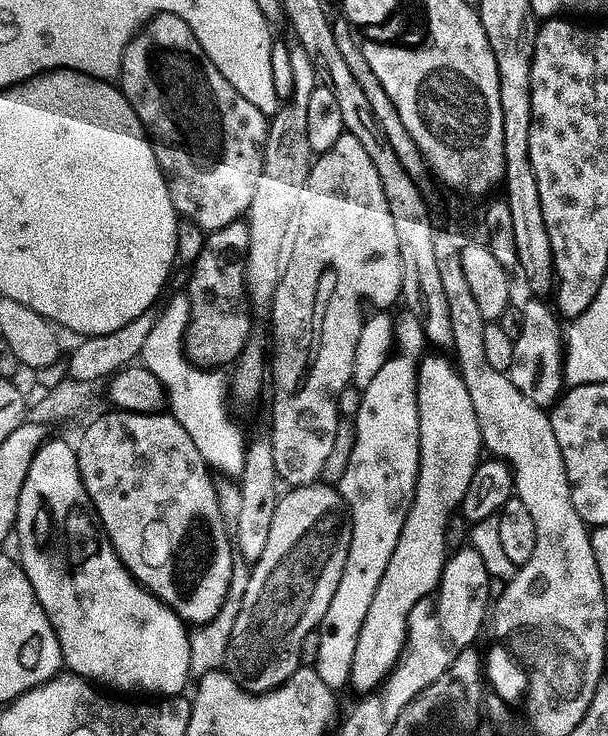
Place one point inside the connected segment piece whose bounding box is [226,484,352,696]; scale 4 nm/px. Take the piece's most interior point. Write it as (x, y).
(289, 590)

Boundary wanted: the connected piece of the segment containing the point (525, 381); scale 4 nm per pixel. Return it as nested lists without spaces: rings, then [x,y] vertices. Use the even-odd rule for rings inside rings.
[[[530,298],[529,301],[526,303],[523,303],[522,310],[524,312],[524,326],[522,327],[522,336],[518,339],[518,341],[515,342],[515,348],[514,348],[514,361],[513,365],[511,367],[510,372],[508,373],[511,382],[518,388],[519,392],[522,392],[523,396],[526,398],[529,398],[530,401],[534,402],[535,405],[538,405],[540,408],[543,408],[545,410],[551,409],[558,401],[563,393],[564,390],[564,367],[563,367],[563,361],[564,361],[564,328],[562,325],[562,328],[560,326],[561,321],[557,319],[555,311],[553,310],[553,307],[546,303],[543,299],[540,298]]]

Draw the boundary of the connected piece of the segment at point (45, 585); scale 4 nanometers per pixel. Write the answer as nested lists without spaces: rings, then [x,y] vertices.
[[[49,439],[36,451],[34,462],[30,466],[30,474],[26,478],[26,486],[22,486],[22,498],[18,502],[18,518],[16,519],[15,539],[20,539],[20,556],[18,563],[24,569],[24,573],[30,578],[30,586],[34,586],[34,594],[46,610],[46,618],[50,618],[50,626],[54,626],[54,634],[60,643],[60,649],[64,655],[64,668],[73,676],[81,676],[89,682],[95,682],[105,689],[113,688],[116,692],[141,692],[144,698],[180,698],[185,695],[184,687],[188,680],[193,679],[190,666],[190,632],[183,620],[173,608],[166,605],[153,596],[147,588],[134,579],[128,572],[128,567],[120,561],[114,546],[104,535],[104,529],[100,527],[99,519],[92,507],[92,499],[86,494],[86,486],[80,477],[80,467],[76,457],[76,448],[68,445],[64,440]]]

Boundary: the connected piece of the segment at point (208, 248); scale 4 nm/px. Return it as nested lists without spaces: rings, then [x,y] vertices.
[[[247,223],[231,224],[222,230],[211,233],[207,237],[204,249],[196,260],[196,269],[192,272],[192,281],[188,284],[186,295],[190,302],[190,322],[188,332],[184,336],[184,351],[188,353],[188,359],[198,368],[205,370],[220,370],[228,364],[235,365],[244,347],[254,336],[252,322],[252,304],[248,296],[247,262],[250,250],[250,230]]]

